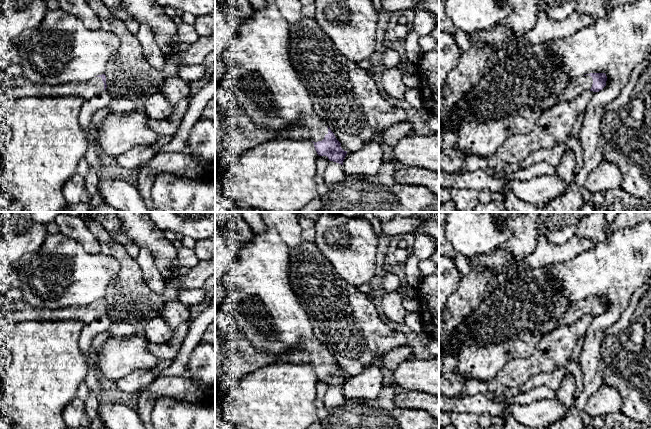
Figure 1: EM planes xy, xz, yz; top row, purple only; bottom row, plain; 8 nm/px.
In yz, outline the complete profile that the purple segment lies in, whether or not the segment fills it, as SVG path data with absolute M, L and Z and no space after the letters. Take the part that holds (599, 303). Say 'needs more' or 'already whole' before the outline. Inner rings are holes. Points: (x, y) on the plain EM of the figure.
needs more | M590 297L570 305L566 312L559 318L557 329L565 328L580 321L586 315L599 316L606 310L607 300L605 297Z

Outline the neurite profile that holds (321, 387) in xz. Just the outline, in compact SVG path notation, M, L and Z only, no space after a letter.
M318 380L316 382L316 387L315 387L316 399L320 399L320 400L324 399L328 386L329 386L329 383L327 380Z

